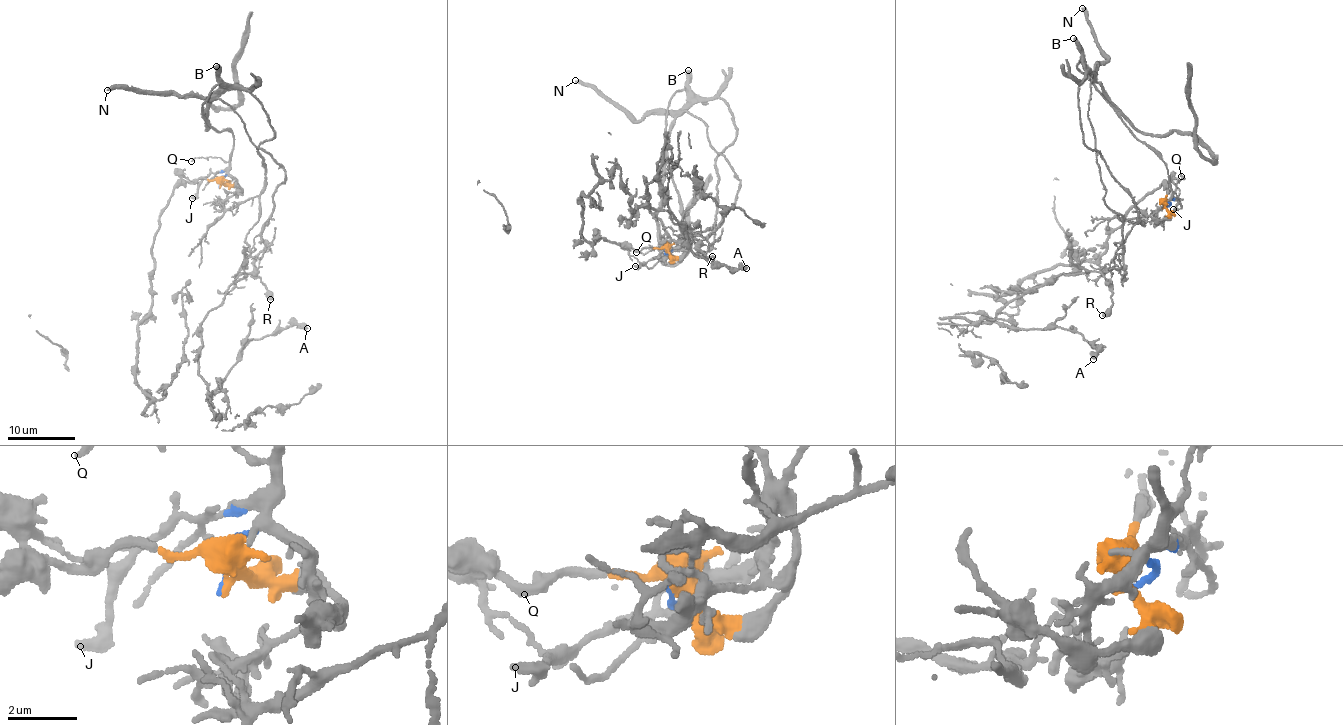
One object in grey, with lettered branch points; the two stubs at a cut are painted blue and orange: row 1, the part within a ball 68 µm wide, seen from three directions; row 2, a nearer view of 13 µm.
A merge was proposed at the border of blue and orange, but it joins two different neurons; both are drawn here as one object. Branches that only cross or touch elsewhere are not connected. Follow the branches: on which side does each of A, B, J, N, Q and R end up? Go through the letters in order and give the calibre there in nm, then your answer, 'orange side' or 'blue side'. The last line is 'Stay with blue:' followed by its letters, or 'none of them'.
A: calibre 550 nm; orange side
B: calibre 480 nm; blue side
J: calibre 380 nm; blue side
N: calibre 340 nm; blue side
Q: calibre 170 nm; blue side
R: calibre 500 nm; orange side
Stay with blue: B, J, N, Q

